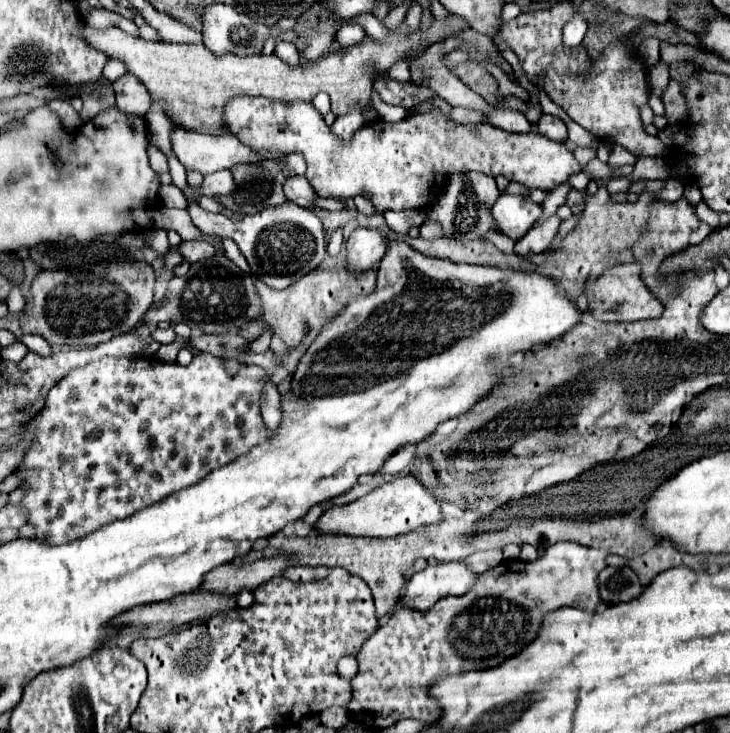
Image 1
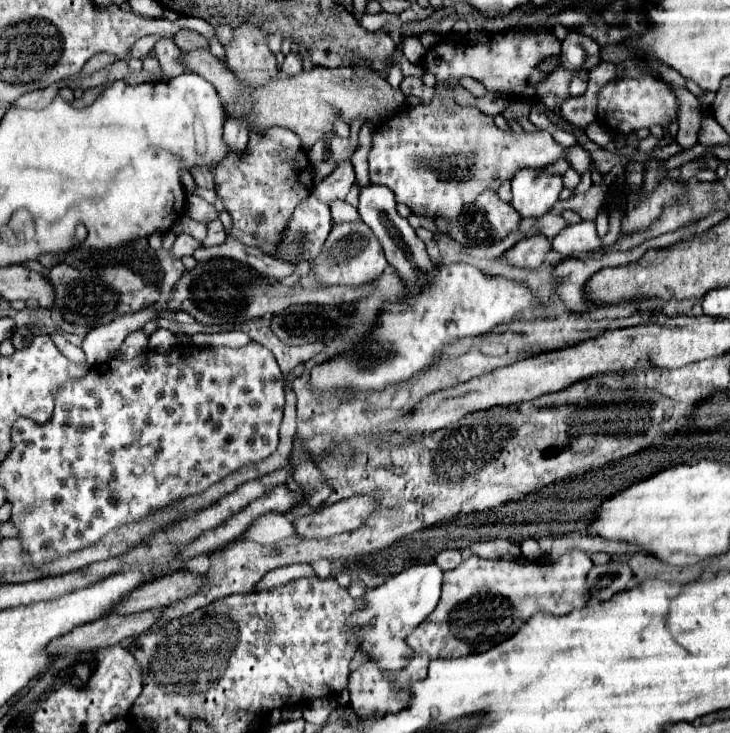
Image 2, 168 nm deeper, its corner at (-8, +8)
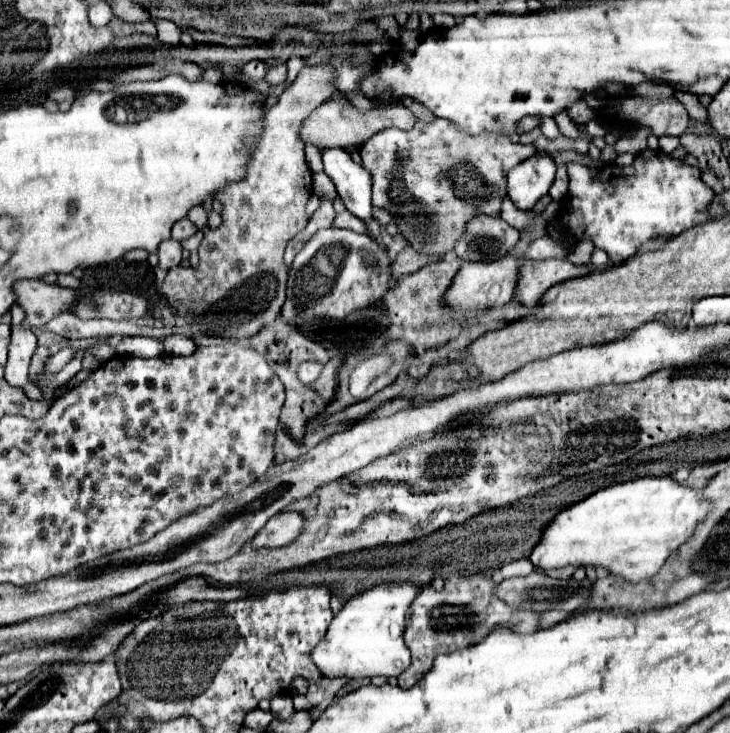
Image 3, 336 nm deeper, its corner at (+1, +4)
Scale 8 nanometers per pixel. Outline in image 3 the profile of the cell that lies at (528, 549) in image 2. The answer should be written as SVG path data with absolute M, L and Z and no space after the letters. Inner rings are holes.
M666 475L640 477L628 483L618 483L590 495L588 499L556 515L556 519L544 531L540 543L532 549L530 561L534 563L534 567L540 567L540 569L554 569L554 567L564 567L564 565L584 565L584 567L602 565L612 575L618 575L632 583L650 579L652 575L660 571L664 561L692 537L694 529L706 519L710 507L712 507L712 501L702 497L698 489L690 485L682 485Z

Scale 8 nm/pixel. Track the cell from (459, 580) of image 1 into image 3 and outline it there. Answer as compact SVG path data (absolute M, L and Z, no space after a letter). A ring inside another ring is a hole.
M378 583L364 593L352 597L346 601L340 613L332 619L326 637L314 647L312 661L318 665L318 669L324 673L324 677L348 677L348 679L362 679L362 677L398 677L408 665L410 665L410 651L404 645L404 629L406 629L406 613L410 609L410 603L416 599L422 587L416 587L414 583Z

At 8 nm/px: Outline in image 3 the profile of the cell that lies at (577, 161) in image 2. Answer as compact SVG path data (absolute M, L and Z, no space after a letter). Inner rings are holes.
M646 149L636 157L636 161L630 167L604 167L604 171L592 171L586 165L580 163L566 163L568 175L570 175L570 189L568 197L562 205L562 213L558 215L558 221L568 229L566 233L576 239L592 239L598 249L604 249L612 263L622 263L624 259L630 259L644 241L658 237L658 235L680 235L682 231L688 231L694 225L700 225L704 221L710 221L706 215L706 207L714 199L714 191L706 187L700 179L700 169L680 163L678 159L670 159L662 151L650 151Z

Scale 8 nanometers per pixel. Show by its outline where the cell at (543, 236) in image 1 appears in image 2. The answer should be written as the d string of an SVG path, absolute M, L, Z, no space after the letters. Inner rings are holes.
M533 235L517 241L511 249L503 253L503 259L513 267L535 269L545 261L545 255L551 251L551 241L545 235Z

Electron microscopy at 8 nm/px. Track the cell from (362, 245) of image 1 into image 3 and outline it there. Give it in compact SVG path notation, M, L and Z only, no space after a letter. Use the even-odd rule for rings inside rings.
M328 227L318 231L296 255L290 269L282 317L292 325L310 323L310 319L316 317L344 319L348 313L378 301L388 291L388 283L390 257L382 245L368 239L368 235Z

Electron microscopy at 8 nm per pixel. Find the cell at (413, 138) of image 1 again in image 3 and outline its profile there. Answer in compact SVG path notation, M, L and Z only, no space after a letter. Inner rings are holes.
M436 117L430 123L418 119L414 127L408 131L398 127L388 127L376 133L374 137L370 137L360 147L360 155L362 155L362 167L372 175L374 207L386 209L394 215L400 233L408 239L408 243L416 251L424 255L444 255L452 251L454 243L460 239L466 219L478 213L486 213L486 215L500 213L506 173L518 163L536 155L536 147L512 143L506 135L494 131L484 131L480 135L464 135L456 131L456 127L446 119Z

